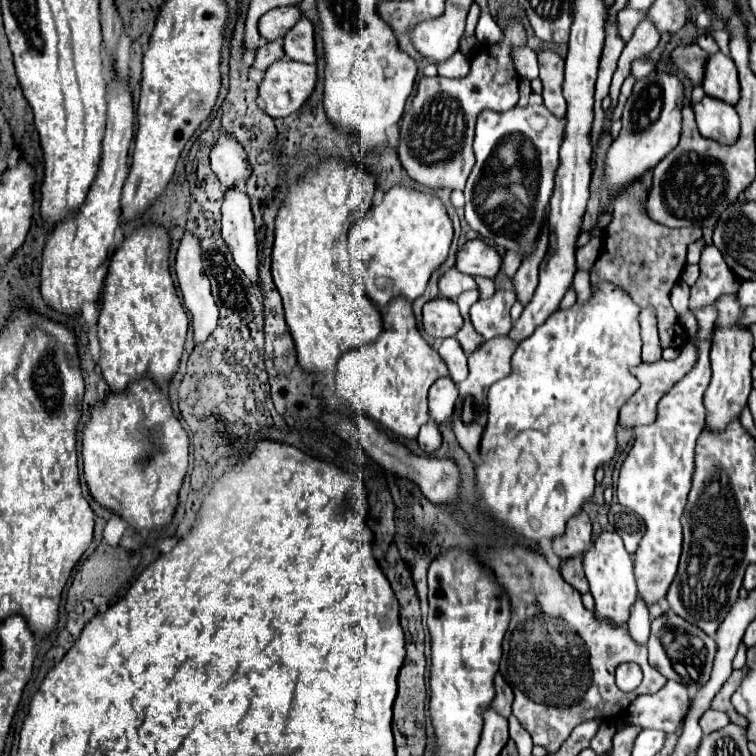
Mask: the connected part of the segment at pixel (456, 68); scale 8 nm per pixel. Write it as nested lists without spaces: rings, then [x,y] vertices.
[[[455,52],[445,64],[439,66],[439,76],[445,78],[465,78],[467,74],[469,74],[469,60],[461,52]]]

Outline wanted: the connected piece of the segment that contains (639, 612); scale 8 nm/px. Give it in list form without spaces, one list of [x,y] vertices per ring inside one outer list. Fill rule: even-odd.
[[[637,596],[635,604],[633,604],[633,612],[629,616],[629,632],[633,636],[633,640],[637,640],[639,644],[645,644],[649,638],[649,612],[647,612],[647,604],[641,600],[641,596]]]

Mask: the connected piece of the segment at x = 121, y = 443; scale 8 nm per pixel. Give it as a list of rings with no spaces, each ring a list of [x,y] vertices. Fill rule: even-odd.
[[[149,378],[133,382],[125,394],[109,394],[101,406],[93,408],[83,432],[83,474],[93,500],[119,514],[137,532],[171,524],[187,474],[187,446],[187,432],[175,418],[169,398]]]

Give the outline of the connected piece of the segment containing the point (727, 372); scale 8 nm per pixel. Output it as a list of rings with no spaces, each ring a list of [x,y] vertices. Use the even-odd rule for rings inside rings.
[[[721,296],[717,300],[717,330],[713,336],[713,346],[711,346],[711,368],[713,368],[713,378],[711,384],[705,390],[703,404],[707,410],[707,422],[705,428],[713,434],[721,434],[729,422],[737,420],[741,416],[741,410],[747,406],[747,398],[751,392],[751,334],[747,328],[737,326],[737,318],[741,314],[741,306],[737,304],[735,296]]]

